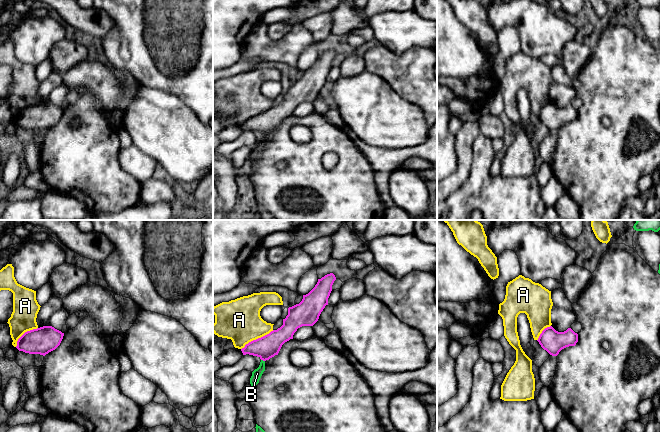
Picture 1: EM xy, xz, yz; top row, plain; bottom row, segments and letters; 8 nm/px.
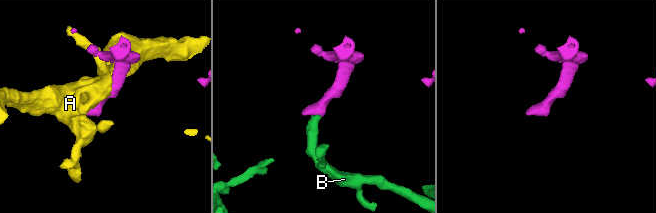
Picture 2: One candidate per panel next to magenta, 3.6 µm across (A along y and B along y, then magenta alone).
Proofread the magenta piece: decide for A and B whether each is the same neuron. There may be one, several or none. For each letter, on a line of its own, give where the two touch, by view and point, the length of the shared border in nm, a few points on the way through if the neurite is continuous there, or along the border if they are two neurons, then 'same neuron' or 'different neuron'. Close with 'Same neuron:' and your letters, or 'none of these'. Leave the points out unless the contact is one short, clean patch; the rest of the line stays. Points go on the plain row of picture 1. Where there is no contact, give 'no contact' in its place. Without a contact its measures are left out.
A: xz (258, 114) | 300 nm | different neuron
B: xz (263, 136) | 40 nm | across xz (266, 123), (263, 136), (261, 145), (257, 149) | same neuron
Same neuron: B

